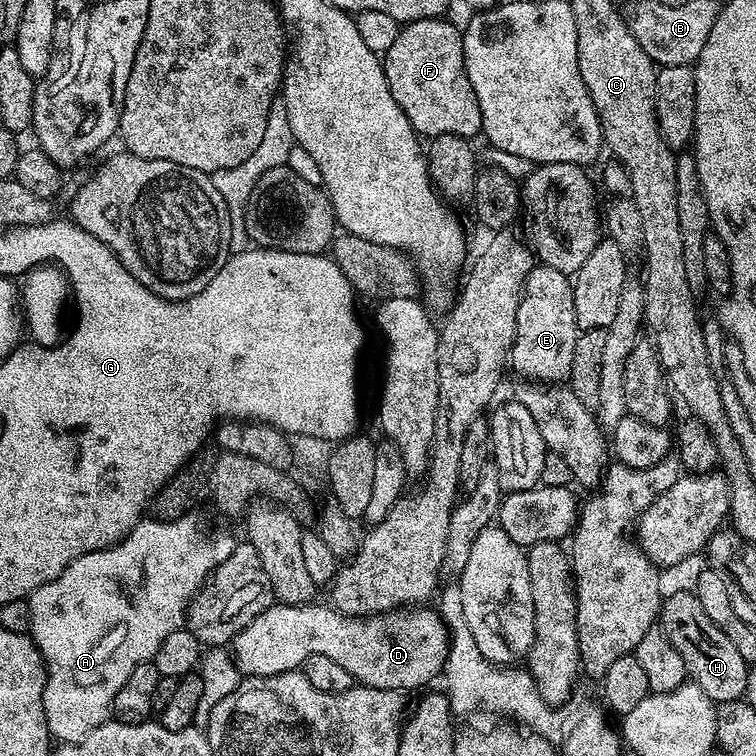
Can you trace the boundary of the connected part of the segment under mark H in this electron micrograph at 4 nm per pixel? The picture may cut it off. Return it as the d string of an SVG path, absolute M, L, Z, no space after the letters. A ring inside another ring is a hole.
M695 591L676 592L665 599L660 605L658 627L666 634L670 646L682 654L682 662L686 662L691 683L698 685L717 705L725 704L728 700L739 700L747 690L749 664L738 654L738 650L710 622L706 610L702 610L702 602L698 602Z

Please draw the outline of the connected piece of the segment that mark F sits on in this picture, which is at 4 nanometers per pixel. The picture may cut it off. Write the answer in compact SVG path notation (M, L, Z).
M448 18L415 20L403 25L398 38L394 38L394 46L382 53L382 59L390 94L394 94L394 102L402 106L402 114L410 118L410 126L417 134L424 138L438 134L454 134L465 138L481 135L482 110L464 65L464 33L459 27L455 28Z

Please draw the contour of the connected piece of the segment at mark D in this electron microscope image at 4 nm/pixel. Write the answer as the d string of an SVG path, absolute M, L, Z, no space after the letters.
M273 602L263 608L230 645L236 669L245 677L273 676L303 669L310 654L322 654L344 667L357 685L401 694L423 689L428 686L423 684L443 673L450 633L435 607L408 606L374 616L346 616L324 604Z

